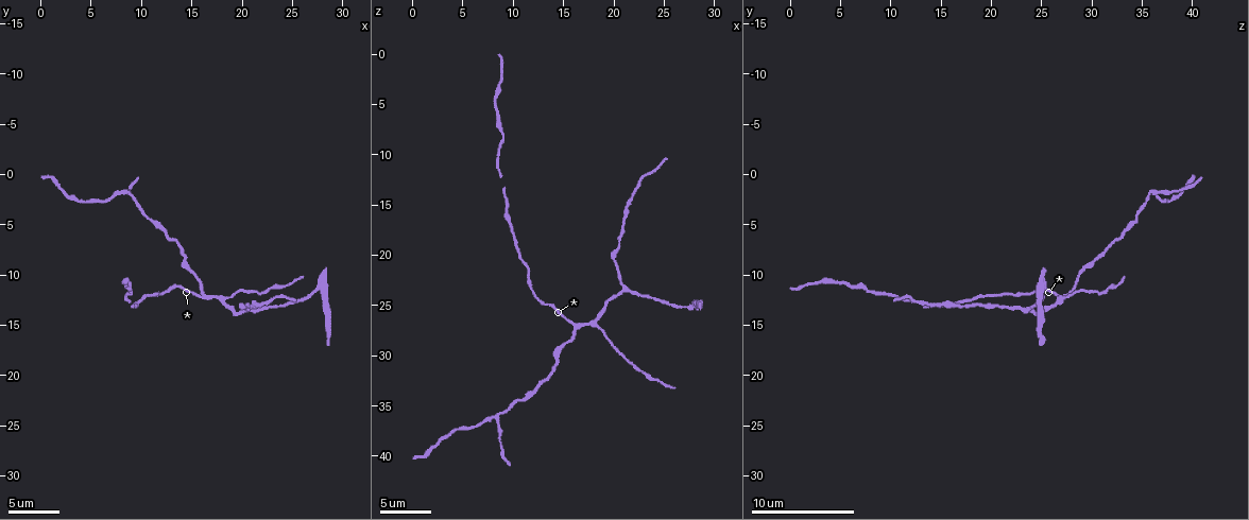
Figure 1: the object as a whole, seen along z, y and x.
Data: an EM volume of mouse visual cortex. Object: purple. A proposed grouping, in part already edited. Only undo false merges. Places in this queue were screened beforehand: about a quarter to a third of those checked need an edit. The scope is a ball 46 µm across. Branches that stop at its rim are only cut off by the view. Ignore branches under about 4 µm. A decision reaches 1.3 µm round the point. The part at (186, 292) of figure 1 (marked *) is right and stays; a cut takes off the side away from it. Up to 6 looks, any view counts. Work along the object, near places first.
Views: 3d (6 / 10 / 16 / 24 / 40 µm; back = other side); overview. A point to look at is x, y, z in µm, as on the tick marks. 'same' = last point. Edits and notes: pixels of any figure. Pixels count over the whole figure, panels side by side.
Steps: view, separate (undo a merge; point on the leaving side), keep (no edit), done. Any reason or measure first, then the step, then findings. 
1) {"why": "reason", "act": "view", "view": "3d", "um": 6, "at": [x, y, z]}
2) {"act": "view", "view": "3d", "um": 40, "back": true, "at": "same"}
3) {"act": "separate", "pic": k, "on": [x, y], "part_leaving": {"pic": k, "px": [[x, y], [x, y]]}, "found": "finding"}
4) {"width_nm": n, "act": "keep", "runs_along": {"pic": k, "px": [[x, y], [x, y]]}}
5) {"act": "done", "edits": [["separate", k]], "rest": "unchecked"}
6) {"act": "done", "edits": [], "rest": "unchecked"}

{"why": "three-way junction", "act": "view", "view": "3d", "um": 16, "at": [21.0, 13.6, 23.4]}

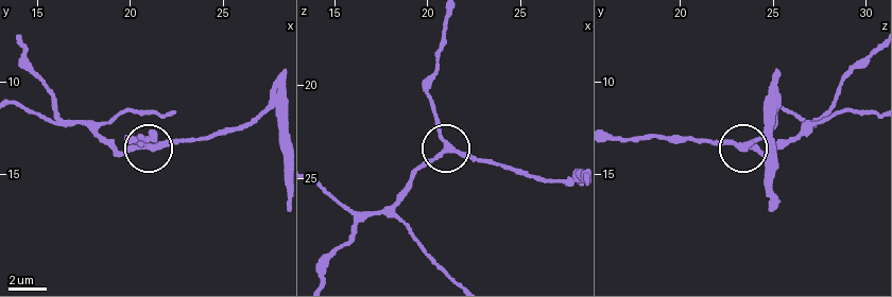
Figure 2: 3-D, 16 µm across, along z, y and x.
{"act": "view", "view": "3d", "um": 16, "back": true, "at": [21.1, 13.5, 23.2]}

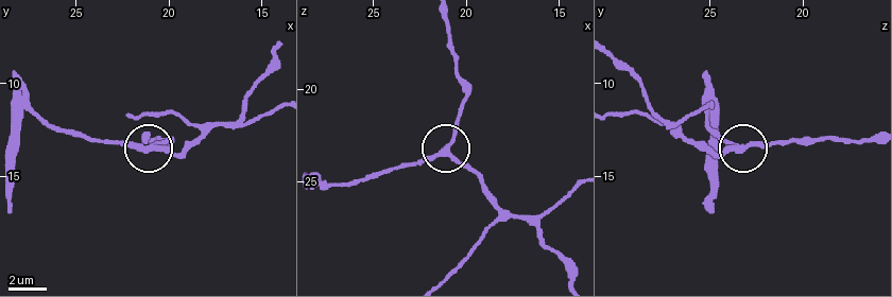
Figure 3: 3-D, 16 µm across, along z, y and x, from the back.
{"width_nm": 250, "act": "keep", "runs_along": {"pic": 3, "px": [[567, 195], [545, 211], [512, 214], [445, 149], [404, 164]]}, "found": "one neuron here"}

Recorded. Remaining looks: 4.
{"why": "arms part here", "act": "view", "view": "3d", "um": 6, "at": [16.6, 12.0, 27.0]}

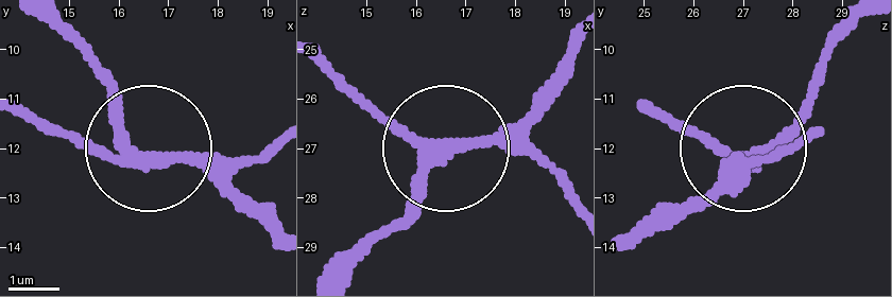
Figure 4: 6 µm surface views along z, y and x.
{"why": "from behind", "act": "view", "view": "3d", "um": 6, "back": true, "at": [16.45, 12.25, 27.10]}

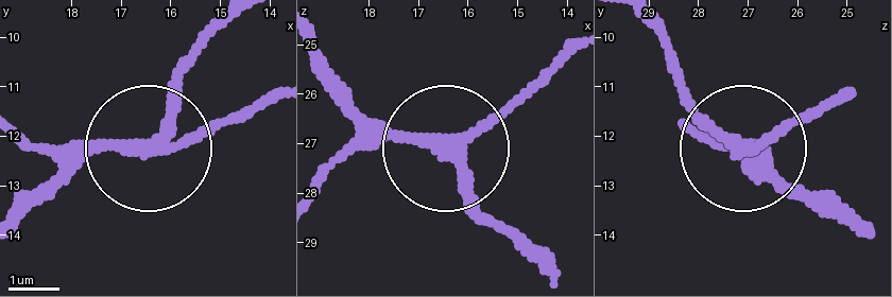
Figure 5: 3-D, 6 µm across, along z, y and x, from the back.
{"width_nm": 230, "act": "keep", "runs_along": {"pic": 5, "px": [[539, 81], [430, 143], [379, 139], [345, 109]]}, "found": "continuous, no second neuron"}

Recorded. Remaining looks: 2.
{"why": "arms part here", "act": "view", "view": "3d", "um": 10, "at": [8.2, 1.8, 36.4]}

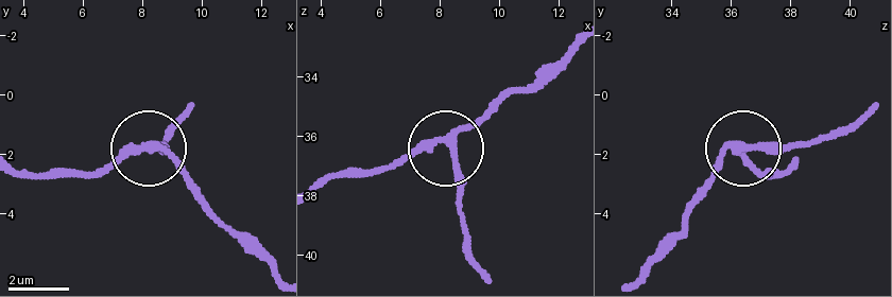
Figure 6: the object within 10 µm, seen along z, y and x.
{"act": "keep", "runs_along": {"pic": 6, "px": [[571, 47], [455, 143], [464, 239]]}, "found": "all the same neuron"}

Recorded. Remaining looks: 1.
{"act": "done", "edits": [], "rest": "unchecked"}

